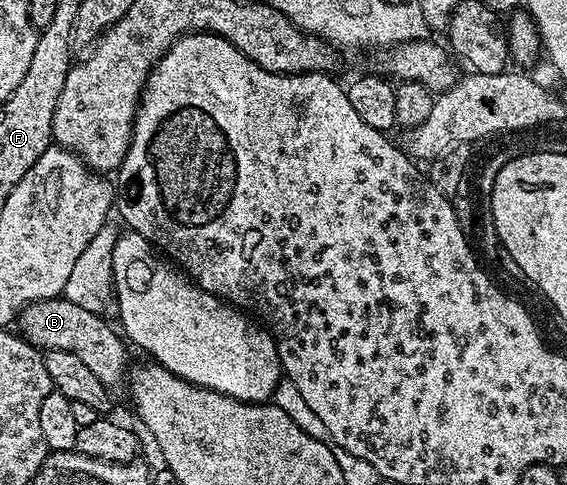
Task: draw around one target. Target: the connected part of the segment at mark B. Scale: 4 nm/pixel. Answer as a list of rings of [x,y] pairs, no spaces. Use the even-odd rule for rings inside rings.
[[[63,296],[31,302],[20,311],[19,324],[20,337],[25,338],[31,346],[44,352],[71,352],[78,356],[78,360],[82,360],[82,364],[86,364],[86,368],[90,368],[90,372],[94,372],[94,376],[98,376],[98,380],[102,380],[106,387],[115,388],[123,378],[125,381],[129,373],[129,347],[121,338],[117,327],[107,318],[100,318],[94,312],[86,312],[86,308],[78,308],[78,304],[70,304],[70,300]]]

